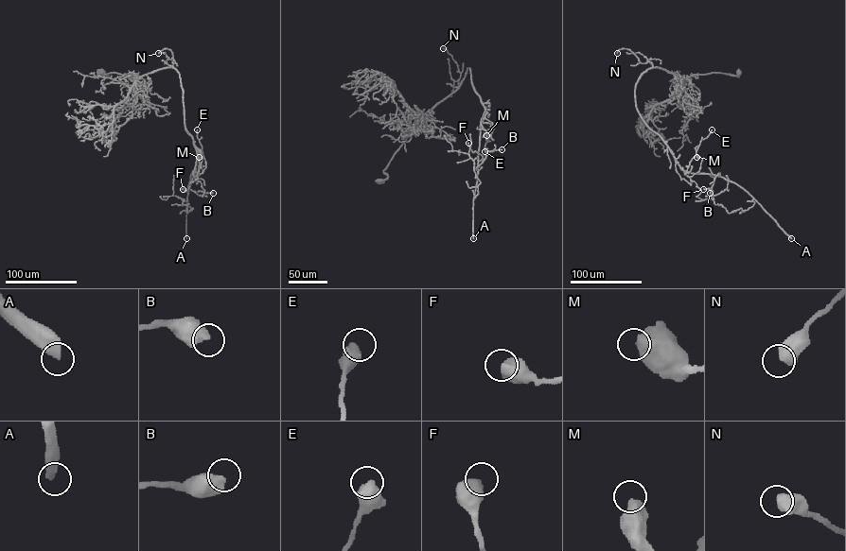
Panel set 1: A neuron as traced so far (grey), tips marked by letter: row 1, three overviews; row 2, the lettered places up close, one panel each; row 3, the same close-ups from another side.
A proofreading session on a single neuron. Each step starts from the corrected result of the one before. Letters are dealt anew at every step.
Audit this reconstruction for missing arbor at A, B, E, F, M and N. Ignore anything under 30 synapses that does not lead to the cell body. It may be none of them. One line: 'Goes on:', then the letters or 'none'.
Goes on: A

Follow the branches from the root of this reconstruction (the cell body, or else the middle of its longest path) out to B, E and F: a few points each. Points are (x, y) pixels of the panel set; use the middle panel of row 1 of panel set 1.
B: (380, 180), (418, 118), (453, 93), (468, 68), (484, 109), (475, 168), (489, 152), (502, 149)
E: (380, 180), (418, 118), (453, 93), (468, 68), (484, 109), (483, 122), (494, 126), (484, 151)
F: (380, 180), (418, 118), (453, 93), (469, 68), (484, 109), (480, 161), (468, 143)

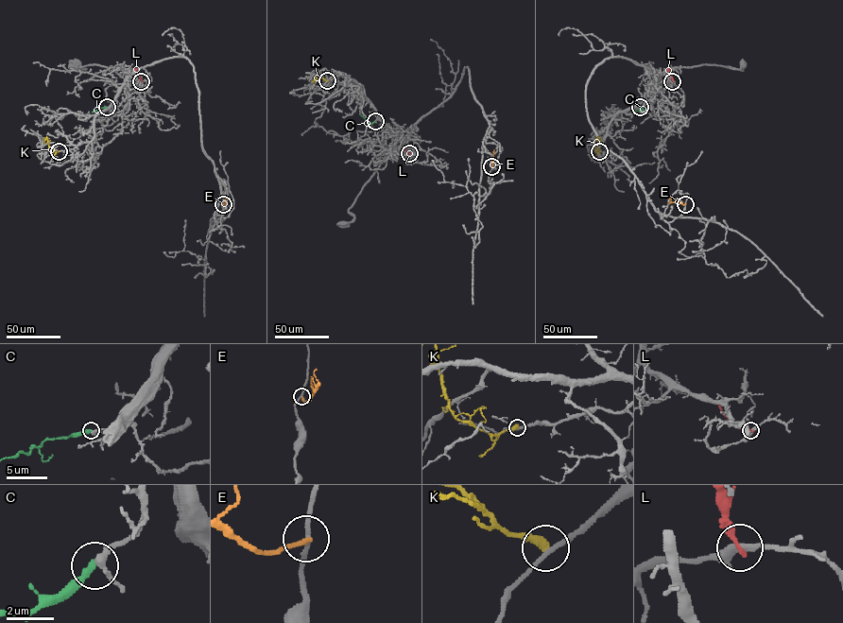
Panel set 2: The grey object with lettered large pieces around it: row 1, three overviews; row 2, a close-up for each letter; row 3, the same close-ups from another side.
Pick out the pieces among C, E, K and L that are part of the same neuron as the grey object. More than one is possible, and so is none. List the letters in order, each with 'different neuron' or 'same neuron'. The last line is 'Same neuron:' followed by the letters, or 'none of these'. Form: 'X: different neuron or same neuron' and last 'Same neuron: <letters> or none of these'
C: same neuron
E: different neuron
K: different neuron
L: different neuron
Same neuron: C

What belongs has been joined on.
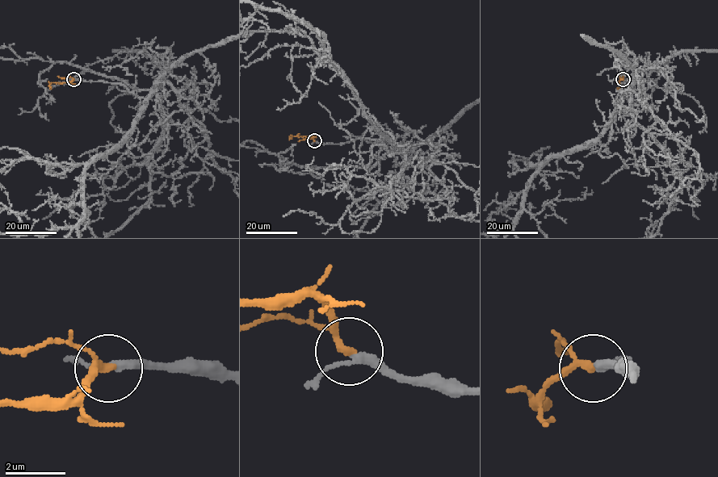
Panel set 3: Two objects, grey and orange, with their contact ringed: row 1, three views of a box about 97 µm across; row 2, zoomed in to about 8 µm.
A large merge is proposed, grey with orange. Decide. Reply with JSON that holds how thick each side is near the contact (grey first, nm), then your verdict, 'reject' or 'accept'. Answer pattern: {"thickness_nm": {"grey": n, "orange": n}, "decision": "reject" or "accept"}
{"thickness_nm": {"grey": 220, "orange": 190}, "decision": "accept"}

